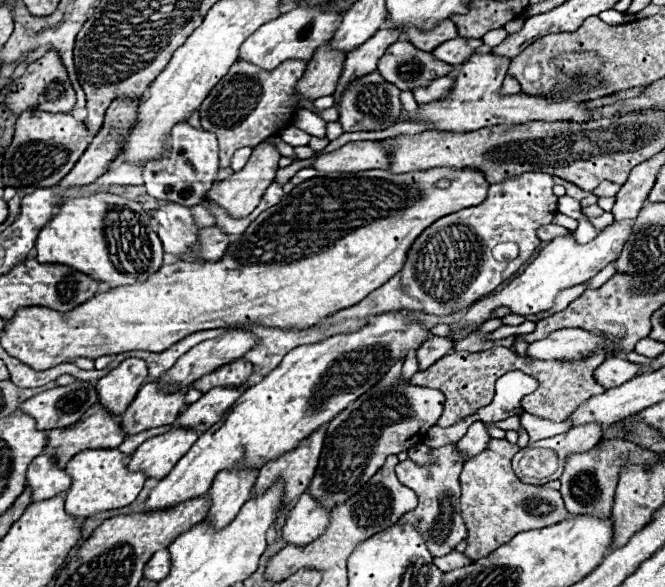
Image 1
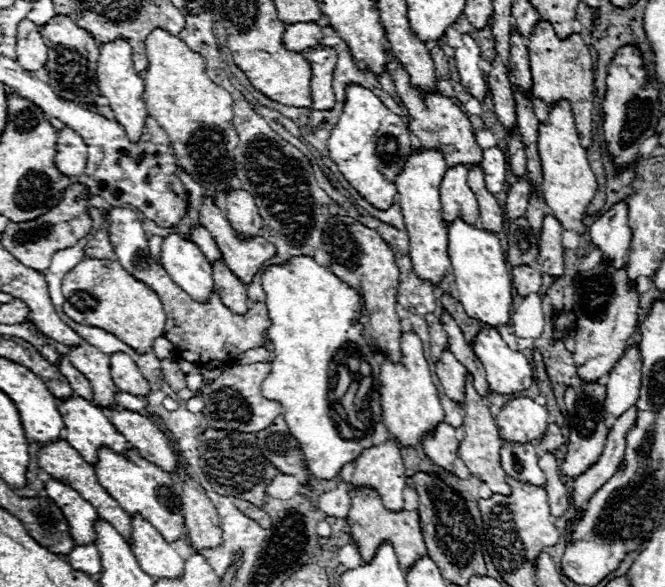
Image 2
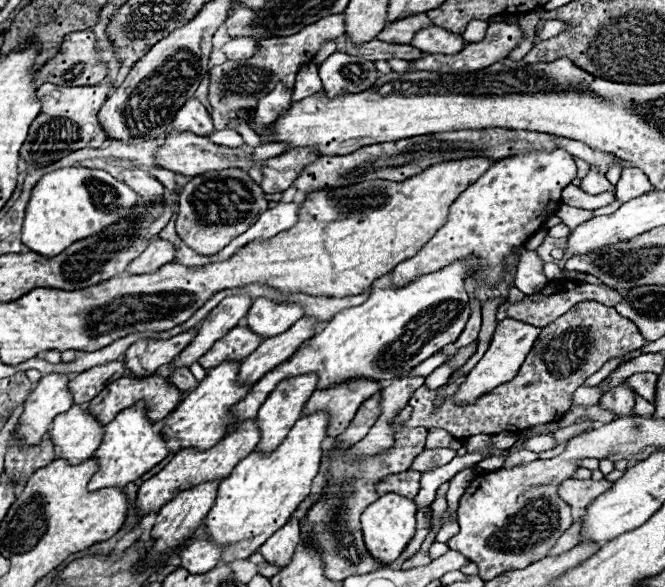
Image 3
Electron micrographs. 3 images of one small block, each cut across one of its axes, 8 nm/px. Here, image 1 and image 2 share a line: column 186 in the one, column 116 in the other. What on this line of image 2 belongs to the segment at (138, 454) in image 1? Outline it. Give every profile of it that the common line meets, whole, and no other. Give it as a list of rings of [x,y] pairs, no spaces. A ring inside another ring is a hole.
[[[70,396],[70,398],[64,398],[58,402],[58,412],[62,412],[62,420],[66,424],[64,428],[64,438],[80,452],[80,456],[94,464],[96,462],[96,450],[98,446],[108,446],[112,448],[114,452],[122,452],[128,448],[128,442],[126,438],[114,428],[114,424],[106,418],[104,410],[100,406],[94,406],[92,402],[80,398],[80,396]]]

